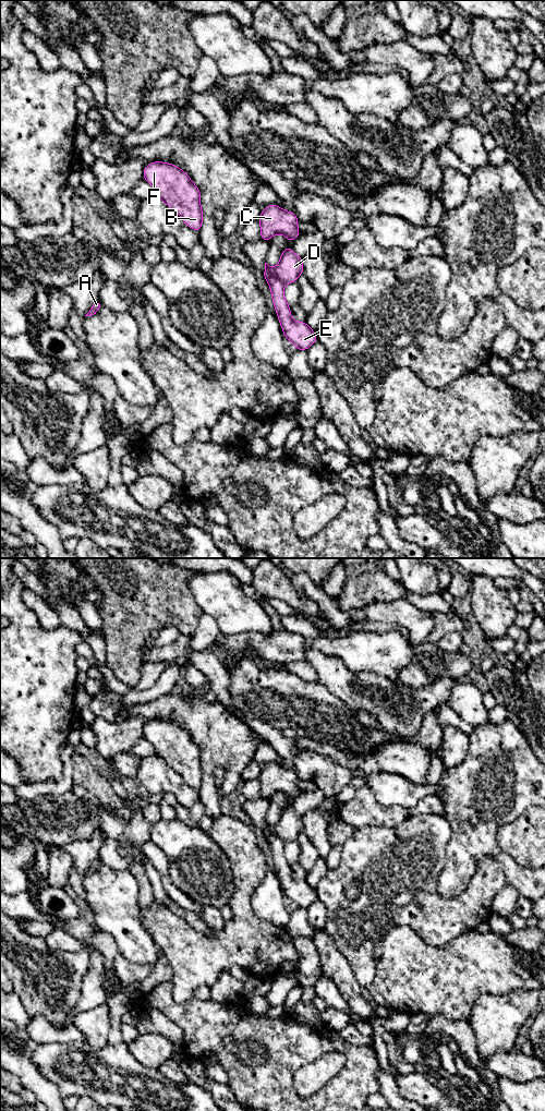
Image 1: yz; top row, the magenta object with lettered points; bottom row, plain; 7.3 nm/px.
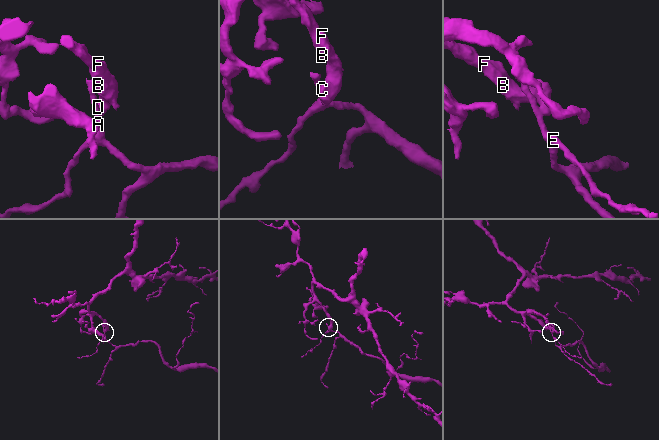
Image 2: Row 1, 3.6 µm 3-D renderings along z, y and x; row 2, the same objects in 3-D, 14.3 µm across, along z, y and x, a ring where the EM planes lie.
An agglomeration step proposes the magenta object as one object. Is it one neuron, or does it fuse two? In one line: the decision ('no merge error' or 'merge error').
merge error

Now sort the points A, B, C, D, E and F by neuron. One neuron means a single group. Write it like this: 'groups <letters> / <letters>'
groups A B C D F / E

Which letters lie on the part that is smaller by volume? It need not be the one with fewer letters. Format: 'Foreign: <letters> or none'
Foreign: E

